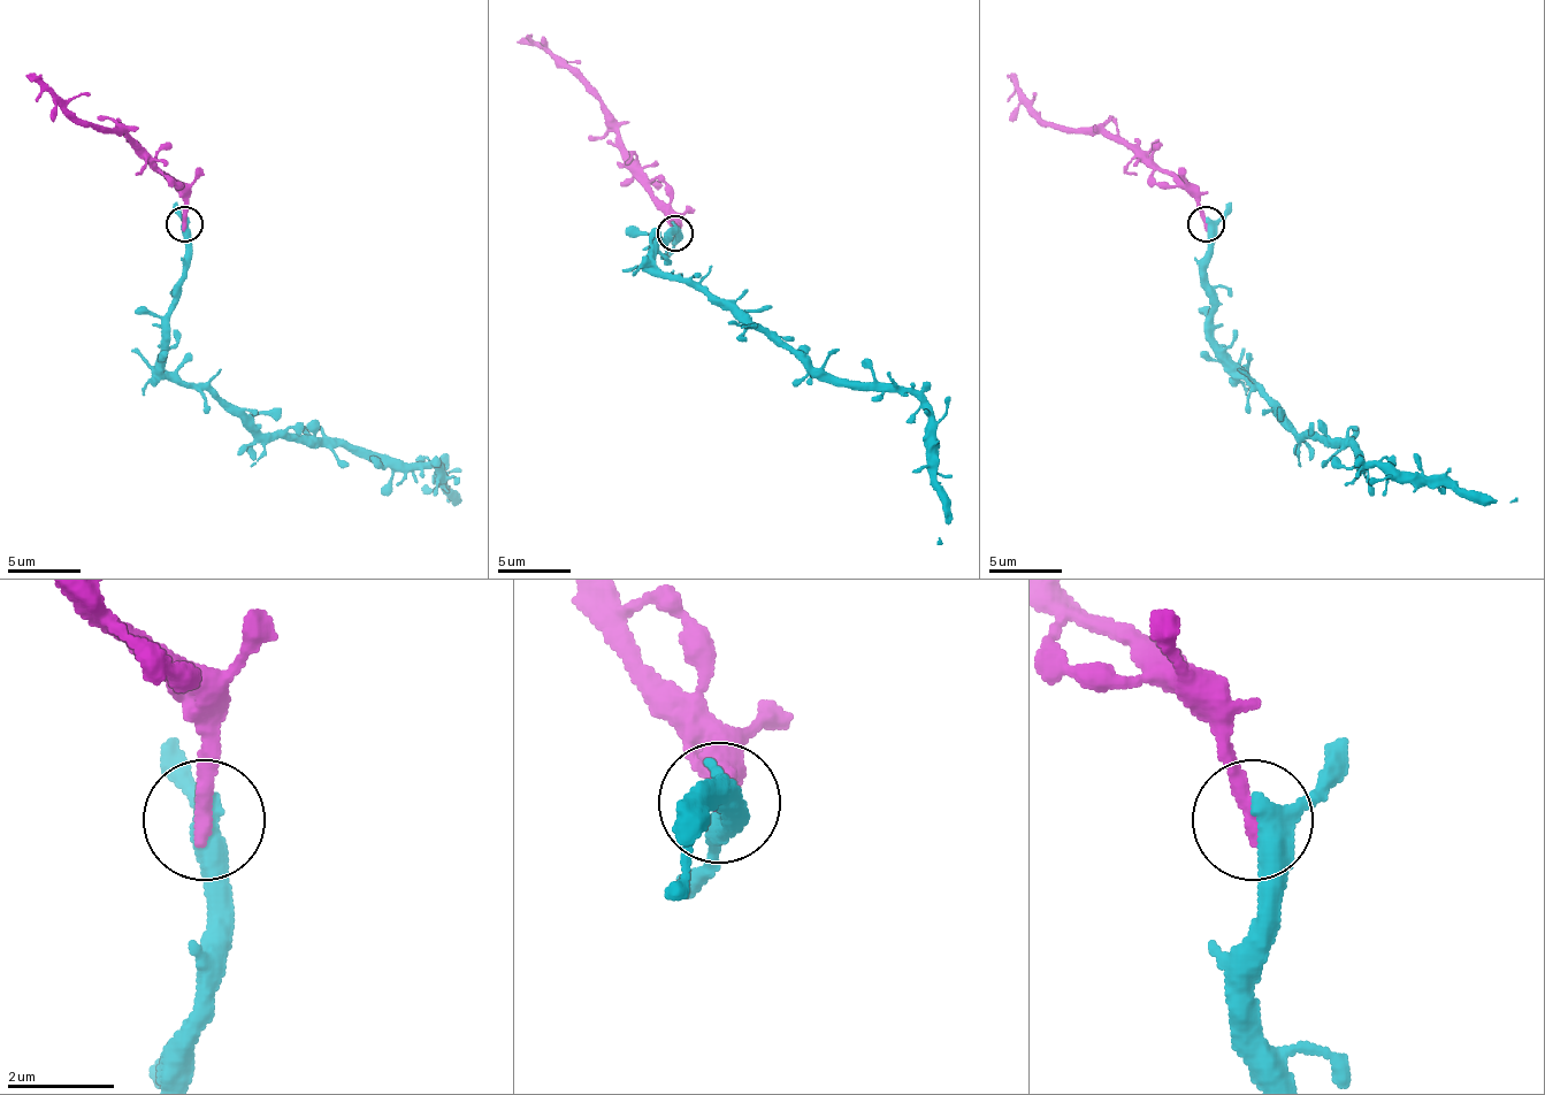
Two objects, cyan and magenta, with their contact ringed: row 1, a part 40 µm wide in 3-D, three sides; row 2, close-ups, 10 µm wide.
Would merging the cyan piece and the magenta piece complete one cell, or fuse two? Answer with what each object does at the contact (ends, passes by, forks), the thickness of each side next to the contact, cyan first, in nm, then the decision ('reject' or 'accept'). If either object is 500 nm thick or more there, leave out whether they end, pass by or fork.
cyan passes by | magenta ends | 400/340 nm | accept

